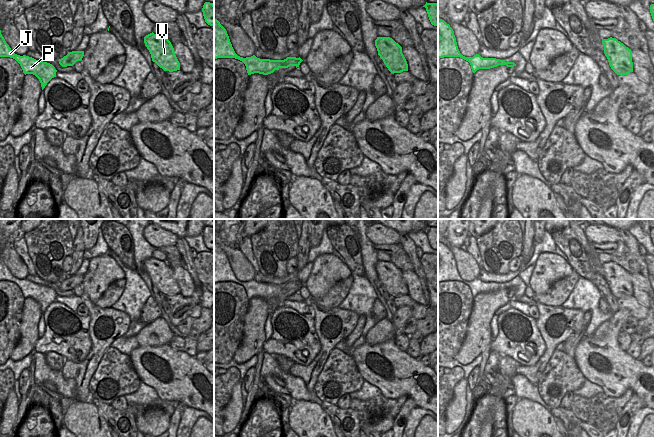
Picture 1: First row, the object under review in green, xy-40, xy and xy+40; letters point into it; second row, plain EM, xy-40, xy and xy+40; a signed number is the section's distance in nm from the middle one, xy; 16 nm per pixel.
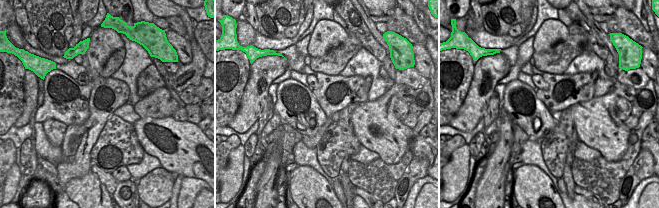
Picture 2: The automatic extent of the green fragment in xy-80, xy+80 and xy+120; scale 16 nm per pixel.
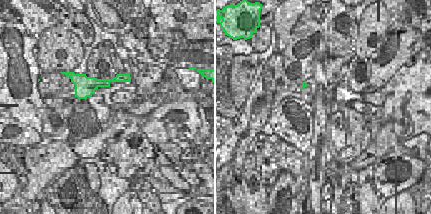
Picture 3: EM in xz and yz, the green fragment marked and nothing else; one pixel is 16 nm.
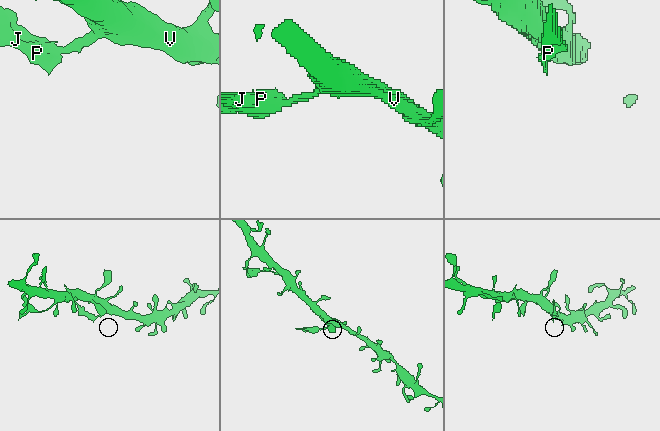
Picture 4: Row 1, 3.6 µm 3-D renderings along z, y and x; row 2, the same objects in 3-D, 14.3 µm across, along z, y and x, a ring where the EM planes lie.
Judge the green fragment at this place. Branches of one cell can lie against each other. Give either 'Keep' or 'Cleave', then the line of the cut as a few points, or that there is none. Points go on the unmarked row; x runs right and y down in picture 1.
Cleave. Split along xy (280, 284), (281, 289), (279, 291).

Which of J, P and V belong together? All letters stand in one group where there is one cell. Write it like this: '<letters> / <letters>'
J P / V

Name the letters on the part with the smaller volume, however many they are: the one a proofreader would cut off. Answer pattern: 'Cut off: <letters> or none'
Cut off: J, P

